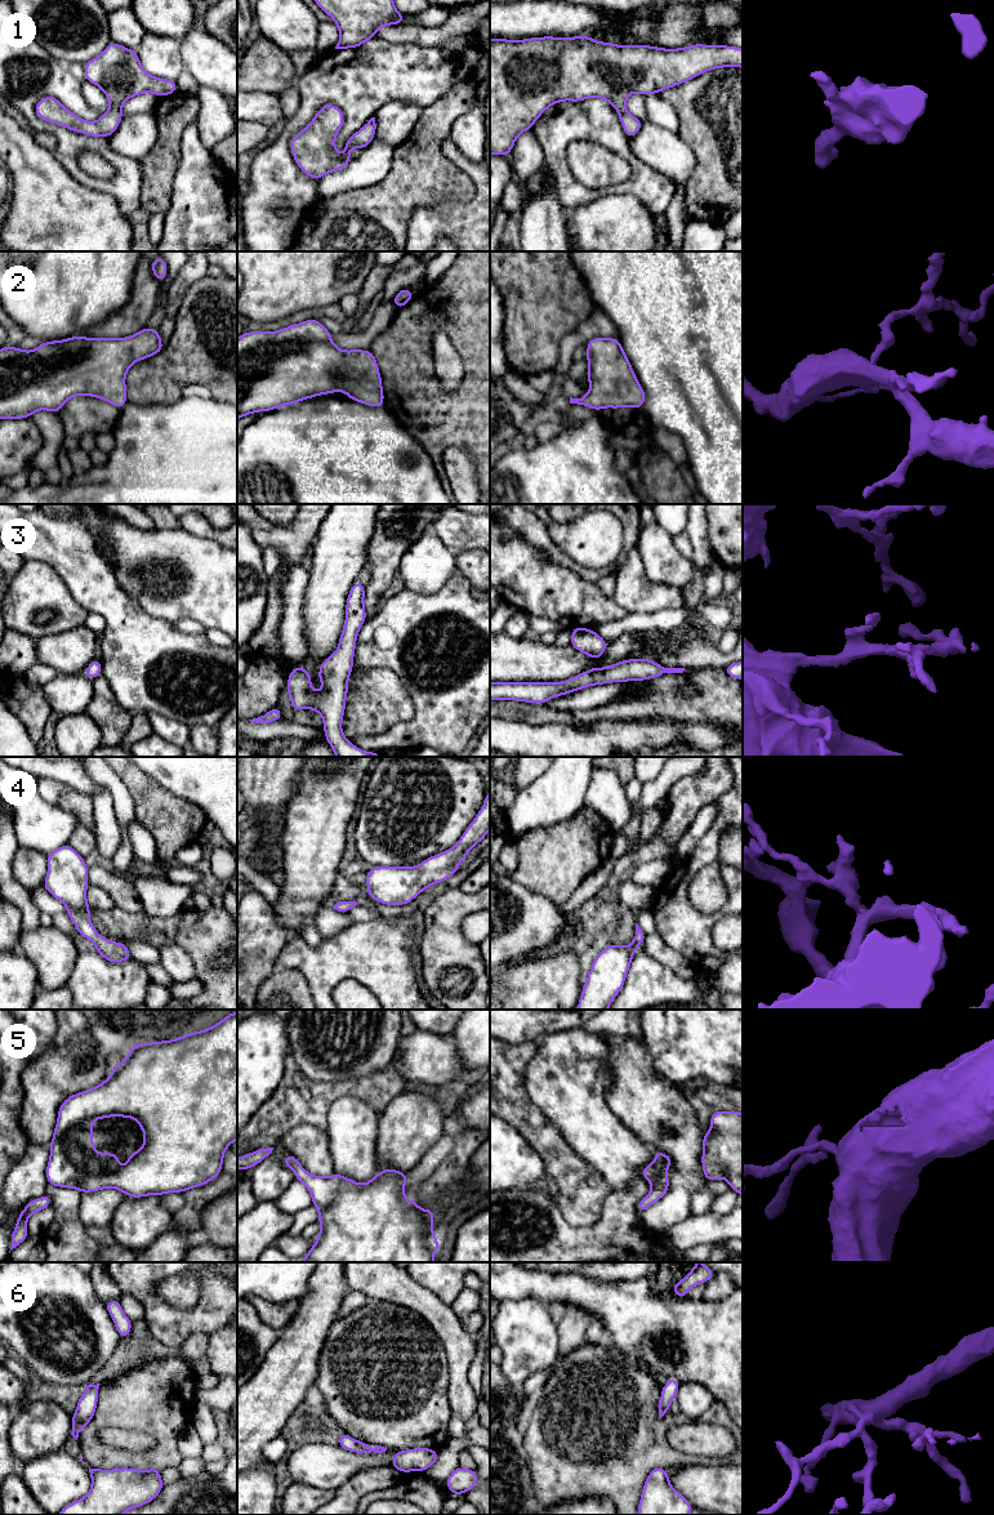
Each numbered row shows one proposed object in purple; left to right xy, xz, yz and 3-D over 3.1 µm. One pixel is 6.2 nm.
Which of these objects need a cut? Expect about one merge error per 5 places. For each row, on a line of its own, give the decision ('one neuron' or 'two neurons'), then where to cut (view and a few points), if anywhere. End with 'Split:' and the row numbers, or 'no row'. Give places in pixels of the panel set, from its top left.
1: one neuron; no cut
2: one neuron; no cut
3: one neuron; no cut
4: one neuron; no cut
5: one neuron; no cut
6: one neuron; no cut
Split: no row

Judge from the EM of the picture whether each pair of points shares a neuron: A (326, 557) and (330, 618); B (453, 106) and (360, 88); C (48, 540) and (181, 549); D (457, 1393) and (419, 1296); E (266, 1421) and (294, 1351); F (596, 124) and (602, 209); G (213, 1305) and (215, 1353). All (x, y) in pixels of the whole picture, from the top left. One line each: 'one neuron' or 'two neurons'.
A: one neuron
B: two neurons
C: two neurons
D: one neuron
E: one neuron
F: two neurons
G: two neurons

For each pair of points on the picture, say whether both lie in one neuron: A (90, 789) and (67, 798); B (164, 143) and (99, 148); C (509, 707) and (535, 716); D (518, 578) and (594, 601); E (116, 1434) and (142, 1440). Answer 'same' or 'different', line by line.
A: different
B: different
C: same
D: same
E: same

